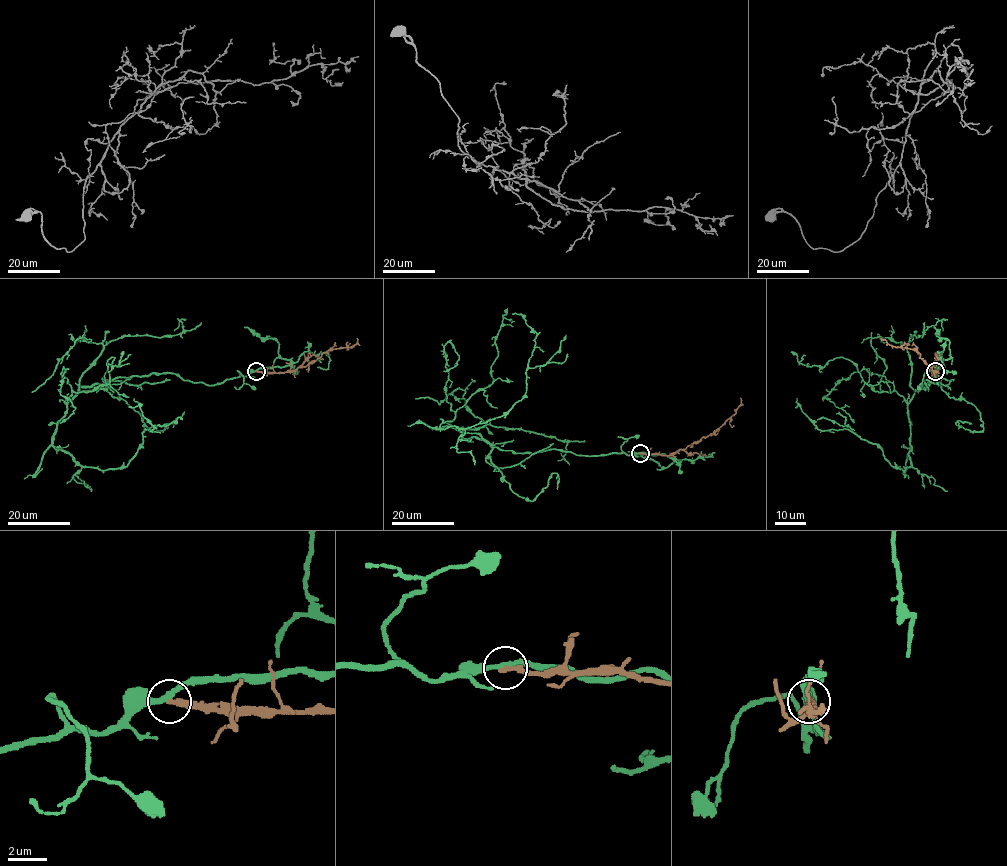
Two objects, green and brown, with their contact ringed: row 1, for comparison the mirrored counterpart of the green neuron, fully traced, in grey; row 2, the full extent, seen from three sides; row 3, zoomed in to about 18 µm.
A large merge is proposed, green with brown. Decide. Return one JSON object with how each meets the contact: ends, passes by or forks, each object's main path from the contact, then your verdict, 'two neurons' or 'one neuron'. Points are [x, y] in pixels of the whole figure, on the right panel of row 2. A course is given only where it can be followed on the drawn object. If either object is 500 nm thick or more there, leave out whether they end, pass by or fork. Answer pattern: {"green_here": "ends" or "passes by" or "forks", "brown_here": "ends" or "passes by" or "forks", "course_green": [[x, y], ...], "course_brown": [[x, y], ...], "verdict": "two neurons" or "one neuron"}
{"green_here": "passes by", "brown_here": "ends", "course_green": [[936, 371], [938, 385], [931, 373], [909, 403], [904, 470], [847, 429], [821, 430], [796, 406]], "course_brown": [[936, 371], [915, 350], [891, 346], [880, 338]], "verdict": "two neurons"}

